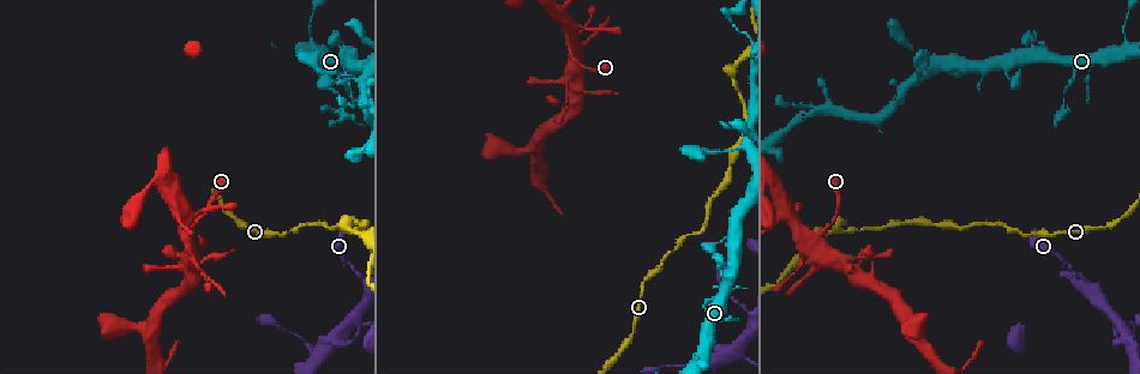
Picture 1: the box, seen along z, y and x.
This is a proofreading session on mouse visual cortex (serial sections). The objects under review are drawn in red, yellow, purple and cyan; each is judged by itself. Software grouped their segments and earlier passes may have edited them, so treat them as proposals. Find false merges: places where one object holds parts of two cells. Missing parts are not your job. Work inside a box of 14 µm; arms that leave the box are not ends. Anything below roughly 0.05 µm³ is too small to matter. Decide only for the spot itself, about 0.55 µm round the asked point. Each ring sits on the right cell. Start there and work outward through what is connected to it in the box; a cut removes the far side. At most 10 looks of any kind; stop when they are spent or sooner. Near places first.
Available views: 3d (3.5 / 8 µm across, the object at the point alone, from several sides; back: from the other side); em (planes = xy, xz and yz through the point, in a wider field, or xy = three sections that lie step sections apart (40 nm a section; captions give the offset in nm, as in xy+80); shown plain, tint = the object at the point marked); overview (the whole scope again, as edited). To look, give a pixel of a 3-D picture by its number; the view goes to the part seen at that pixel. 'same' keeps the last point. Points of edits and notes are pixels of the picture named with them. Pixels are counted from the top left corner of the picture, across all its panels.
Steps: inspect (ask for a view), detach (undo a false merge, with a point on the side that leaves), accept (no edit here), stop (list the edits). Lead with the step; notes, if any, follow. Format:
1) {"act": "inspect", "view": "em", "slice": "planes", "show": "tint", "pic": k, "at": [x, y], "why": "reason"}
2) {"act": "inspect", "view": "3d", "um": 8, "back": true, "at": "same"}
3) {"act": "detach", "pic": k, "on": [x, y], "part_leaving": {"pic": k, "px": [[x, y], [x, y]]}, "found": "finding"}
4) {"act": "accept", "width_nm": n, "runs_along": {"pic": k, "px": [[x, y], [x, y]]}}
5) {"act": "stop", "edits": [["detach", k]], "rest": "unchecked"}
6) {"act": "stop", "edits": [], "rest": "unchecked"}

{"act": "inspect", "view": "3d", "um": 3.5, "pic": 1, "at": [825, 233]}

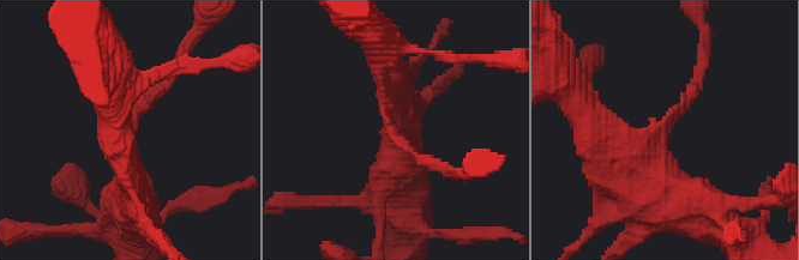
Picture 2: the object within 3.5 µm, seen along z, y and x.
{"act": "inspect", "view": "em", "slice": "xy", "step": 2, "show": "tint", "pic": 2, "at": [398, 133], "arms": 4, "arm_widths_nm": [150, 350, 350, 450]}

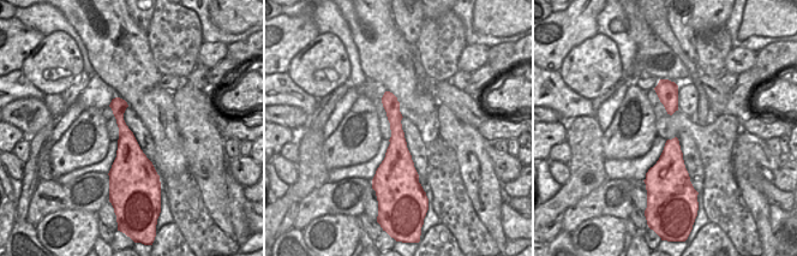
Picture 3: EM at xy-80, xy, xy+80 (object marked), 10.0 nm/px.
{"act": "accept", "runs_along": {"pic": 3, "px": [[387, 95], [396, 128], [391, 183]]}, "found": "all the same cell"}

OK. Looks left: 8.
{"act": "inspect", "view": "3d", "um": 3.5, "pic": 1, "at": [568, 99], "why": "sharp bend"}

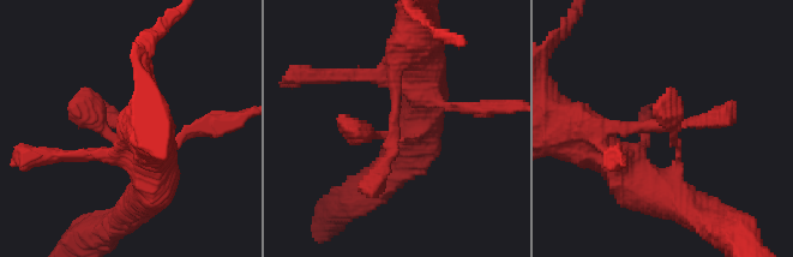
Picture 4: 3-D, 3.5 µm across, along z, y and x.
{"act": "inspect", "view": "em", "slice": "xy", "step": 3, "show": "tint", "pic": 4, "at": [392, 128], "why": "shape alone is not enough"}

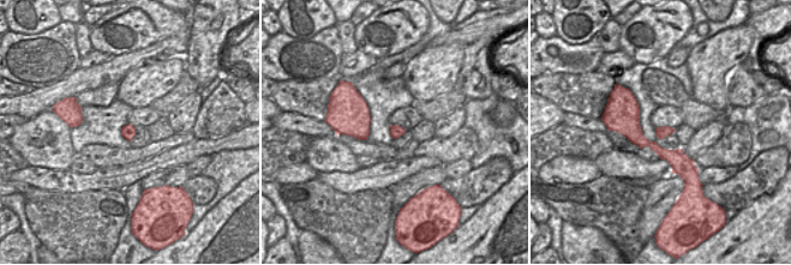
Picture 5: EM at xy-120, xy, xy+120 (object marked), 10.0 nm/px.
{"act": "accept", "runs_along": {"pic": 4, "px": [[590, 126], [673, 133], [670, 90]]}, "found": "one cell here"}

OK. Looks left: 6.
{"act": "inspect", "view": "3d", "um": 8, "pic": 1, "at": [731, 72], "why": "sharp bend"}

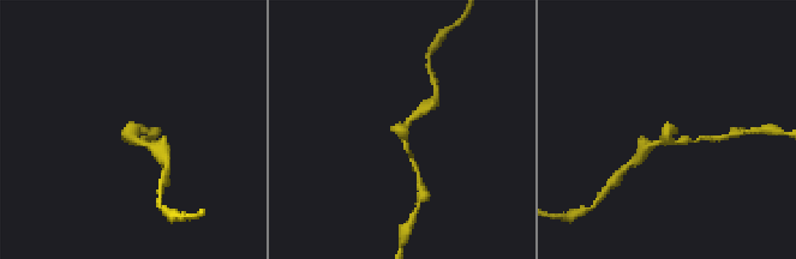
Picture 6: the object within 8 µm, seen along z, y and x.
{"act": "inspect", "view": "em", "slice": "xy", "step": 2, "show": "tint", "pic": 6, "at": [137, 142], "why": "now the EM"}

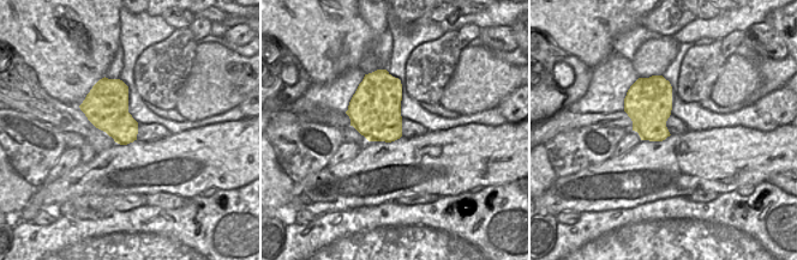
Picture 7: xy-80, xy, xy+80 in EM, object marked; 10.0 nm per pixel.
{"act": "accept", "runs_along": {"pic": 6, "px": [[413, 163], [404, 128], [426, 107]]}, "found": "all the same cell"}

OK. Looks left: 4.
{"act": "inspect", "view": "3d", "um": 3.5, "pic": 1, "at": [732, 239], "why": "three-way junction"}

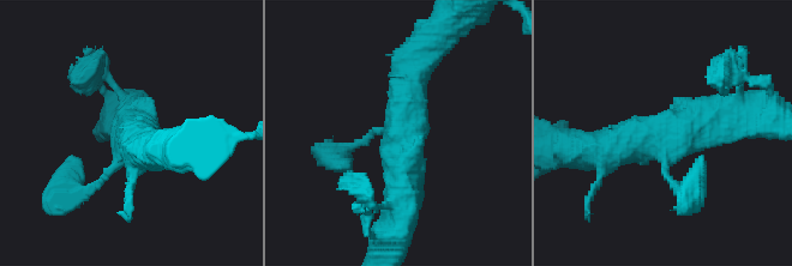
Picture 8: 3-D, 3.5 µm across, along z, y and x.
{"act": "inspect", "view": "em", "slice": "planes", "show": "tint", "pic": 8, "at": [393, 131], "arms": 3, "arm_widths_nm": [150, 500, 500], "why": "now the EM"}

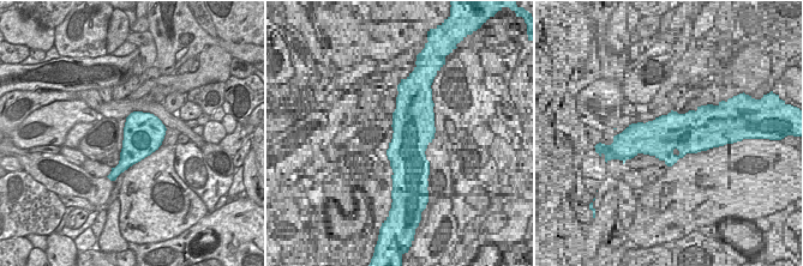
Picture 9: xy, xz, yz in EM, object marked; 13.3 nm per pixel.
{"act": "inspect", "view": "em", "slice": "xy", "step": 3, "show": "tint", "at": "same"}

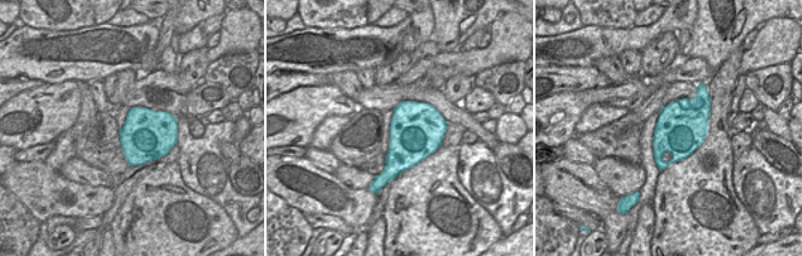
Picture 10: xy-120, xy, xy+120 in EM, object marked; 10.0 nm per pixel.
{"act": "accept", "runs_along": {"pic": 8, "px": [[739, 120], [674, 127], [589, 150]]}, "found": "one cell here"}

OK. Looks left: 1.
{"act": "stop", "edits": [], "rest": "unchecked"}

